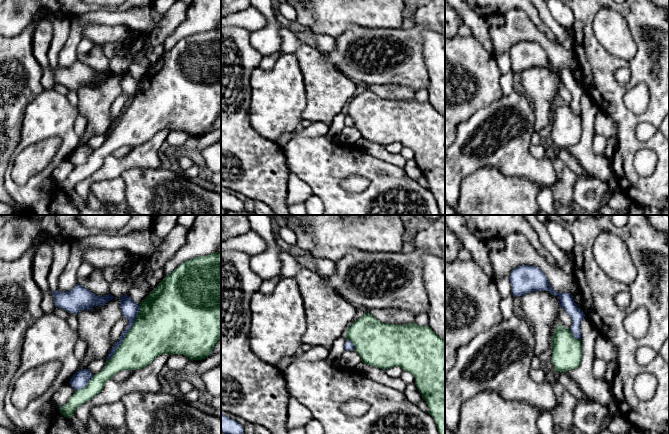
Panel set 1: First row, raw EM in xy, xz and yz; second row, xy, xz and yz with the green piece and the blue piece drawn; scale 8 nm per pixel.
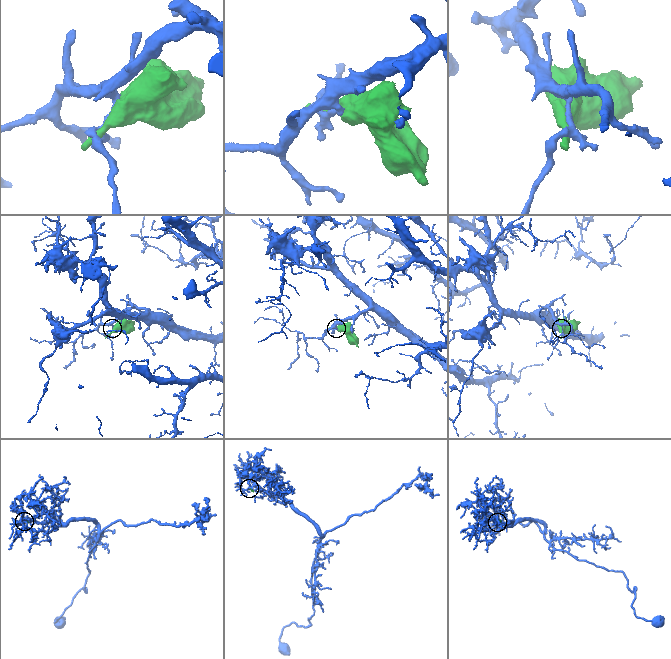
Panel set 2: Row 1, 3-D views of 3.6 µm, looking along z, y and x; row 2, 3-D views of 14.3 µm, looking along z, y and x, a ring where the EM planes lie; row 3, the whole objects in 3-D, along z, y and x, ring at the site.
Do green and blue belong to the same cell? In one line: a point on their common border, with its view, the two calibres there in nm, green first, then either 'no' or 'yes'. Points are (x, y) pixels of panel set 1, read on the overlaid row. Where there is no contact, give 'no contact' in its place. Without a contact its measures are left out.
contact xy (127, 333); calibres 400 and 140 nm; no

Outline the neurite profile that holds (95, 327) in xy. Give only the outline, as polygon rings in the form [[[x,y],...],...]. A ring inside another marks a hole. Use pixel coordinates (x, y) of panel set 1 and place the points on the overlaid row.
[[[113,298],[98,310],[82,310],[77,314],[77,333],[87,344],[79,370],[87,369],[94,359],[107,359],[113,346],[112,329],[122,317],[120,301],[117,298]]]

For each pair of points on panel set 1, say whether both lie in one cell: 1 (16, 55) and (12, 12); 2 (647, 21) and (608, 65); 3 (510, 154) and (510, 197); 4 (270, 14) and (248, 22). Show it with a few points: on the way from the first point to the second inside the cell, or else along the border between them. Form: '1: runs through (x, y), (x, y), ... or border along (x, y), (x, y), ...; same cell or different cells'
1: border along (32, 20), (20, 32), (10, 37); different cells
2: runs through (640, 41), (642, 71), (628, 86), (621, 87); same cell
3: border along (488, 167), (533, 182); different cells
4: border along (259, 10), (267, 23), (251, 32); different cells

